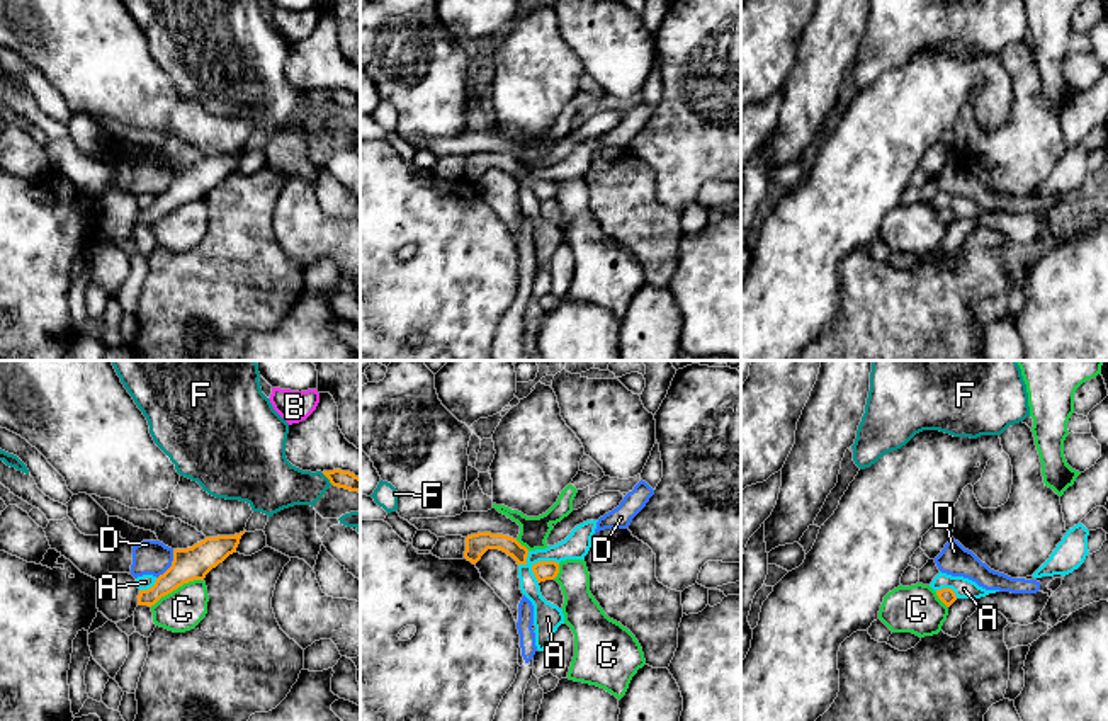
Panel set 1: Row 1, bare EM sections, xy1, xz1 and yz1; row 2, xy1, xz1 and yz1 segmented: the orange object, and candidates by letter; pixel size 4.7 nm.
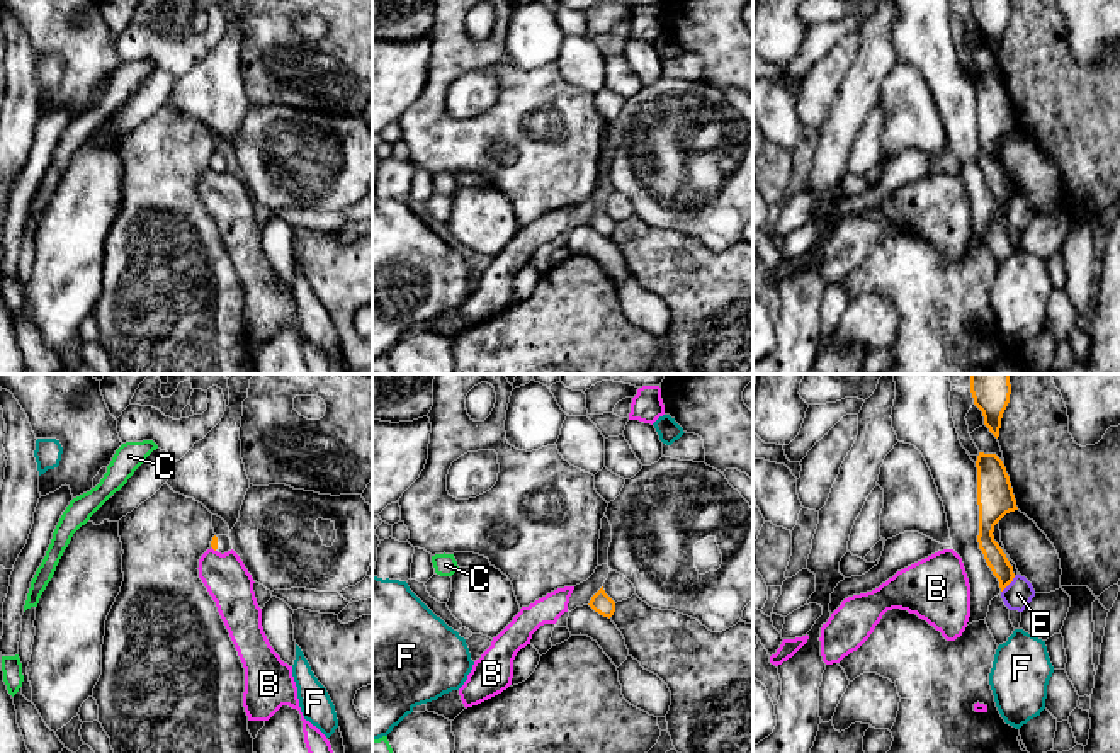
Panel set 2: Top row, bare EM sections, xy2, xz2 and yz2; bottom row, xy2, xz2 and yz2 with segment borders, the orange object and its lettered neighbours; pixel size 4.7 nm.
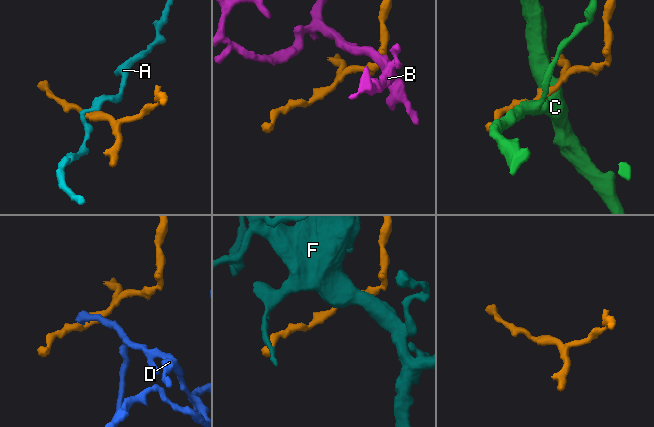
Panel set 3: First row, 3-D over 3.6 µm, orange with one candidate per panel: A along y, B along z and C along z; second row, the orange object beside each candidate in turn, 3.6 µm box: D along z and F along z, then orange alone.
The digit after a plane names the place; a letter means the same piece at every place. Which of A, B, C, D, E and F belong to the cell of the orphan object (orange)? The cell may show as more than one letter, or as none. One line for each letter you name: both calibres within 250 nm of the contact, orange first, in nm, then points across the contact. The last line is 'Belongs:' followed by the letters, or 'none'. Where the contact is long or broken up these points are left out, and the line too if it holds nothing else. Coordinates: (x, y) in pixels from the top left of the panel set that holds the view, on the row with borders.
Belongs: none

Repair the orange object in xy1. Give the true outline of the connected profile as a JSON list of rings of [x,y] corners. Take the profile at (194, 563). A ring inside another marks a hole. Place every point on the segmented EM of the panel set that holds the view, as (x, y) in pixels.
[[[246,531],[235,536],[206,537],[192,548],[173,549],[172,566],[156,578],[151,588],[139,590],[138,605],[151,607],[184,583],[204,580],[212,568],[236,553],[245,532]]]

